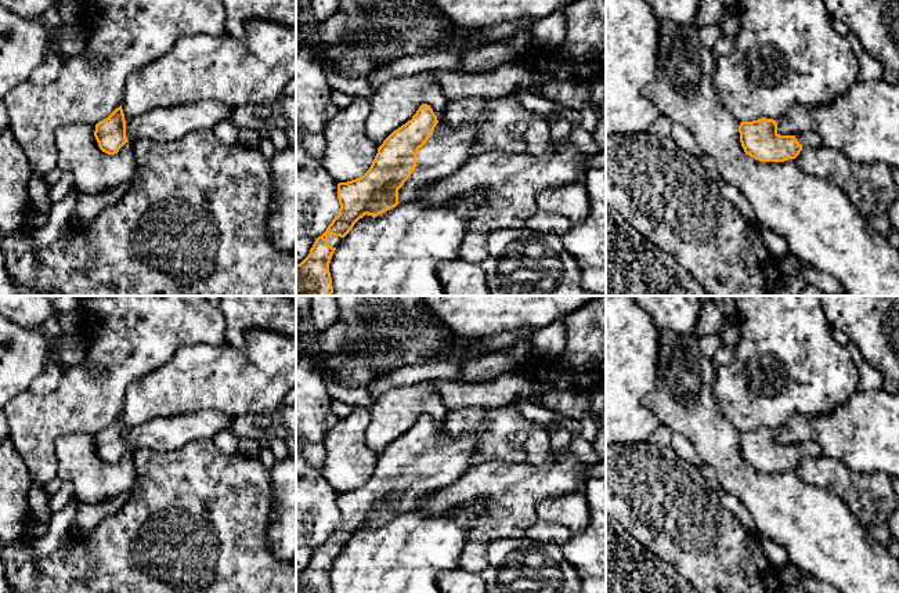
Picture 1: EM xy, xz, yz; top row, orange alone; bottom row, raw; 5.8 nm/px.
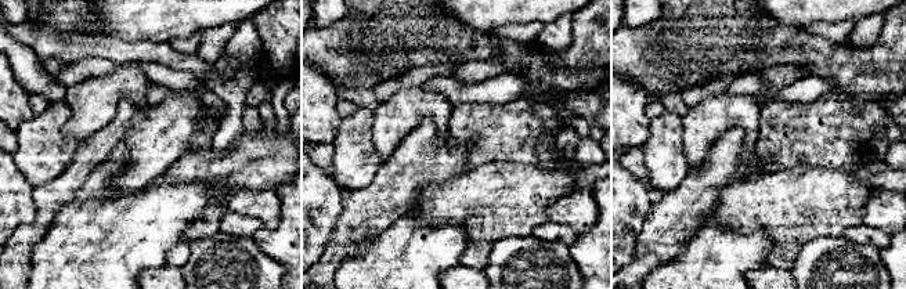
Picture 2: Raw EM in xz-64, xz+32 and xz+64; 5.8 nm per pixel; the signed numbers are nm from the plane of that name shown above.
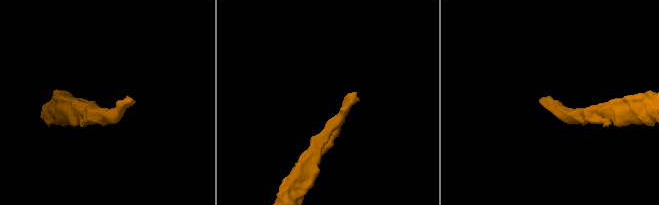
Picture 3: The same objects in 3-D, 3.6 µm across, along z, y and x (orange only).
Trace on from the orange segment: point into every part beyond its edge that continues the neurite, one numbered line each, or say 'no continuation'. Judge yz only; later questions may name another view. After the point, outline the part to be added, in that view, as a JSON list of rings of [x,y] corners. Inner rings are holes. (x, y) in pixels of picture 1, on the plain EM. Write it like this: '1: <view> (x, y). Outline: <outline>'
1: yz (808, 448). Outline: [[[812,441],[798,444],[798,445],[795,445],[795,448],[802,456],[816,458],[816,456],[822,455],[822,449],[819,448],[819,445]]]

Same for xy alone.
1: xy (170, 433). Outline: [[[205,409],[170,417],[155,417],[126,433],[129,452],[141,448],[172,451],[192,440],[212,440],[231,426],[232,417],[217,411]]]

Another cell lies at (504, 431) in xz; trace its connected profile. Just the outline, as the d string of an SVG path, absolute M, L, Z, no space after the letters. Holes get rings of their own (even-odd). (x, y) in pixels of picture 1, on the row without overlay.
M512 405L495 409L458 408L448 411L441 427L451 437L477 433L480 441L476 446L470 466L490 460L505 463L527 463L524 444L534 422L523 417Z

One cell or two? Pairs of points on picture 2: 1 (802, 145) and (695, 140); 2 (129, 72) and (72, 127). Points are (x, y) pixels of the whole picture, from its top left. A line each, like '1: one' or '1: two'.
1: two
2: one

